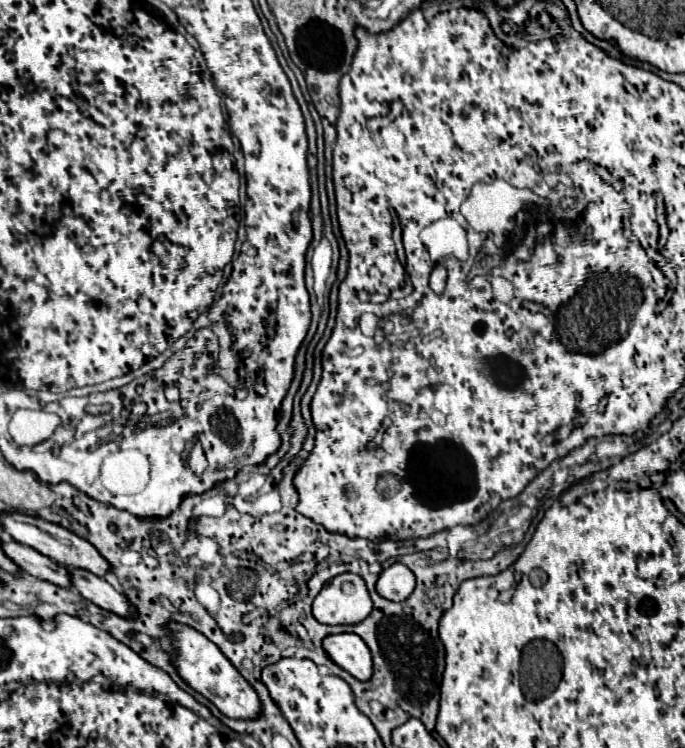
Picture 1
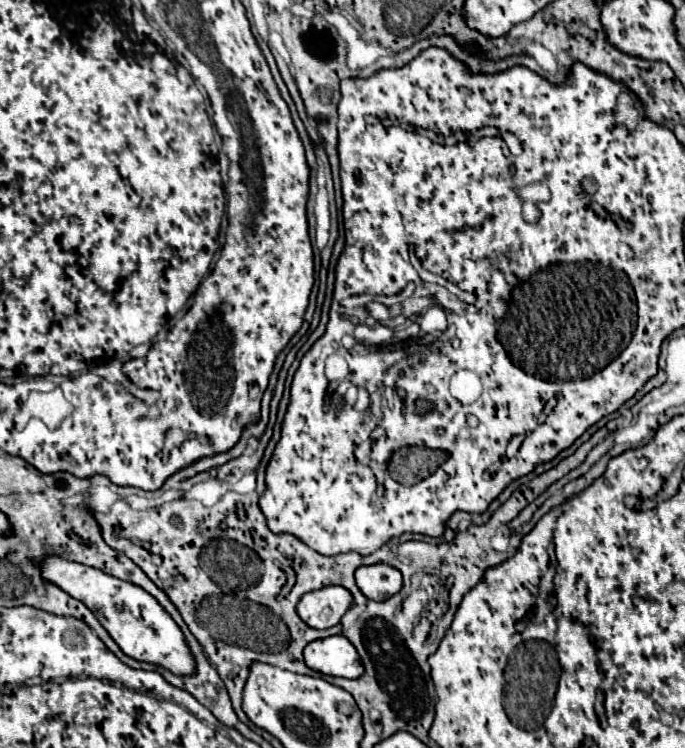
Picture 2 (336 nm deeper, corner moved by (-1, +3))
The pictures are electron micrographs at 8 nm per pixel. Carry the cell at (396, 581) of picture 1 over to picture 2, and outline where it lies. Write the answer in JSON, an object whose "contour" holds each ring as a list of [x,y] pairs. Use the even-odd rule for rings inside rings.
{"contour":[[[378,563],[356,569],[358,589],[372,601],[384,601],[402,589],[402,575],[398,569]]]}

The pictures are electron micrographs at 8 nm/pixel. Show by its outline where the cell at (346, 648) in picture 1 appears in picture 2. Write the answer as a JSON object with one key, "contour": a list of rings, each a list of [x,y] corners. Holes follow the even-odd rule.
{"contour":[[[338,635],[308,643],[304,649],[304,661],[310,669],[326,675],[356,679],[364,673],[354,645]]]}

